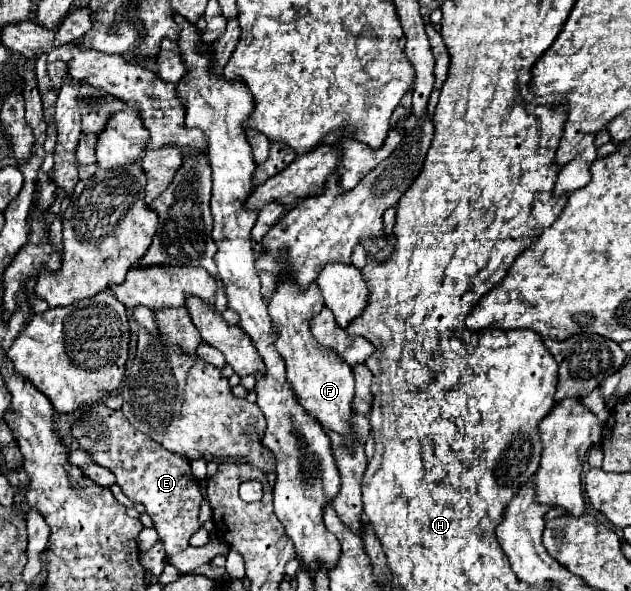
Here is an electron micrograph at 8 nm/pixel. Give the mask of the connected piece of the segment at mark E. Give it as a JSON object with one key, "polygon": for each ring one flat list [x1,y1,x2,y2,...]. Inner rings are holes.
{"polygon":[[105,403,93,405,83,413,79,423,73,425,73,435,79,439,81,449,93,455,97,465,107,467,117,477,117,485,133,503,145,505,163,539,165,553,175,555,185,551,191,535,201,527,197,515,203,501,199,479,191,473,189,461,155,443,149,435,139,433,121,411,109,409]]}

